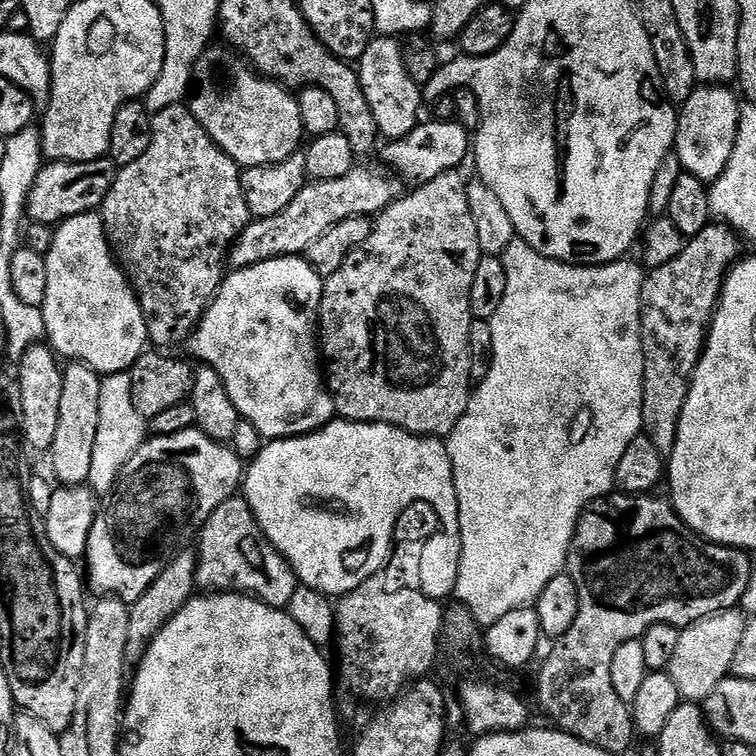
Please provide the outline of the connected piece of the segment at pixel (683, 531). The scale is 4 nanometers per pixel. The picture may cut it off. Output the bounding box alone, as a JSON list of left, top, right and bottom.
[536,494,754,754]

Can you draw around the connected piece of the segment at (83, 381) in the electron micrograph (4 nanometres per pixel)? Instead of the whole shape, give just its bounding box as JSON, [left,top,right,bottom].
[52,362,101,486]

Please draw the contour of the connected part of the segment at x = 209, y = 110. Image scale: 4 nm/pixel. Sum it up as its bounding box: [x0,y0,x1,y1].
[186,46,306,169]

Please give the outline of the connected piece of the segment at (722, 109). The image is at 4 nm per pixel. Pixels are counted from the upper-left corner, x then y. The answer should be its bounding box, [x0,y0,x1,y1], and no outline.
[674,85,741,184]

